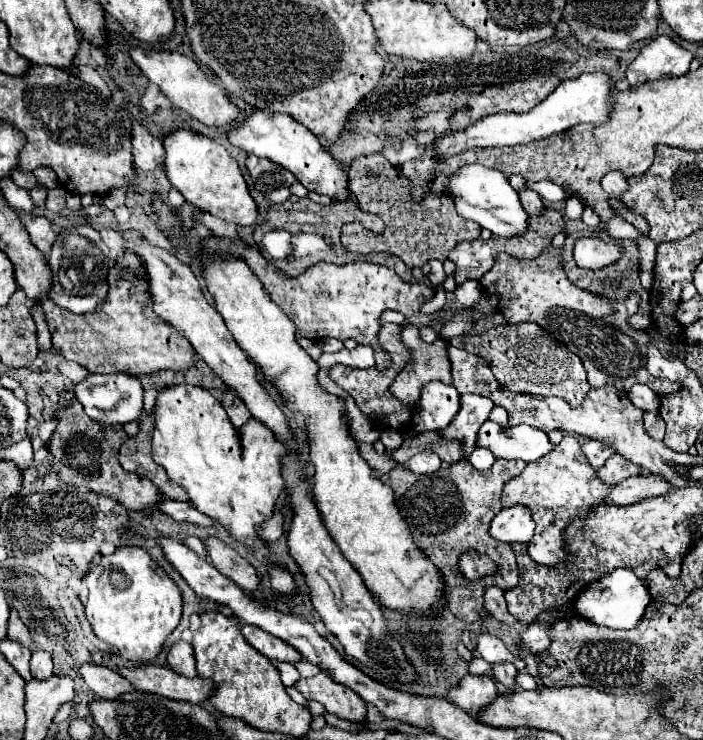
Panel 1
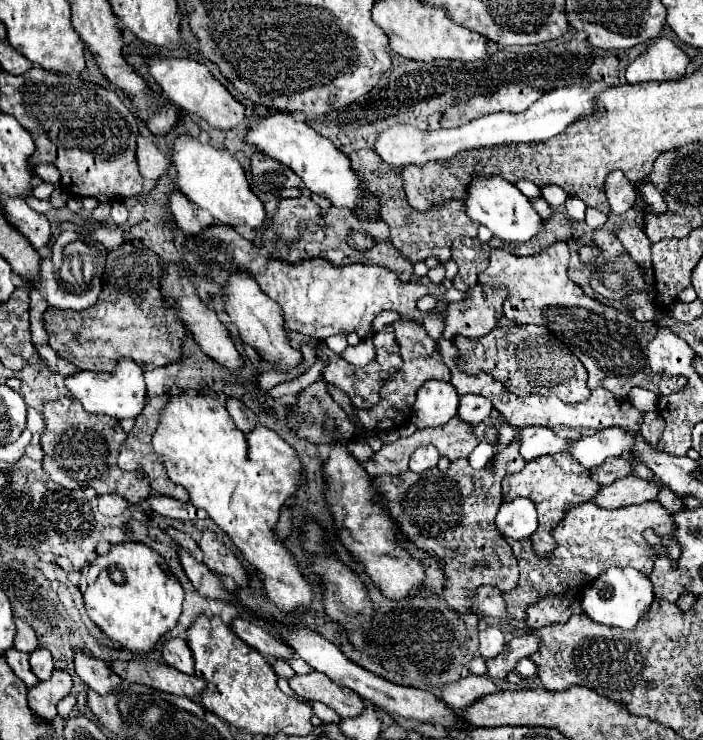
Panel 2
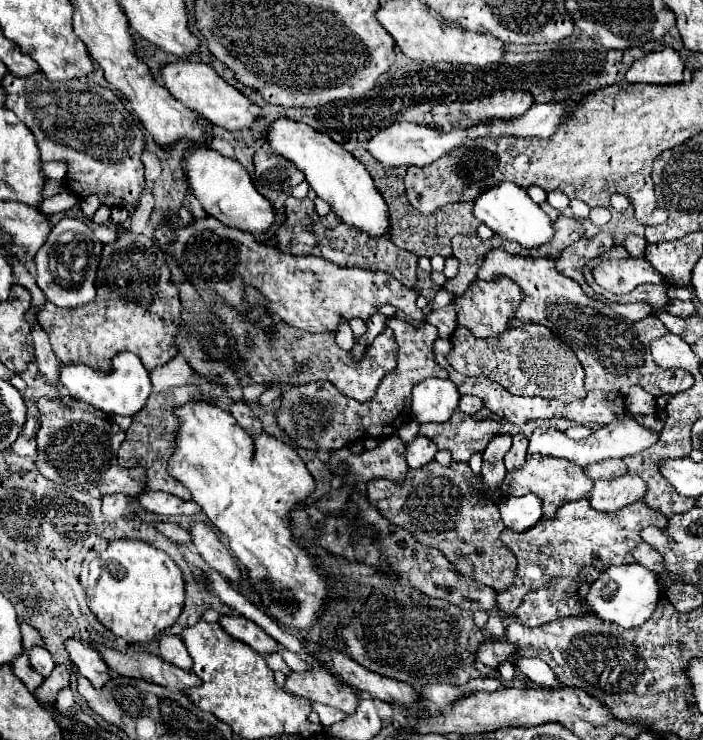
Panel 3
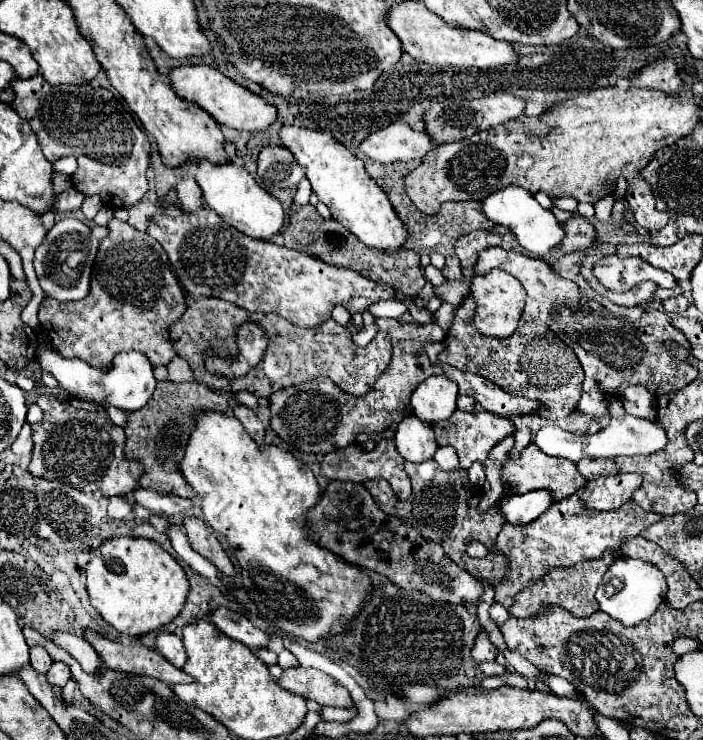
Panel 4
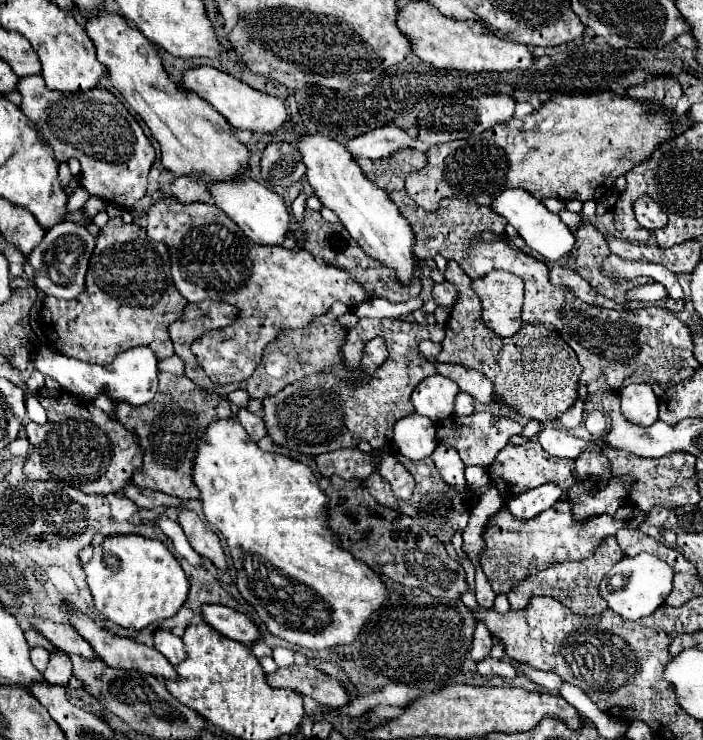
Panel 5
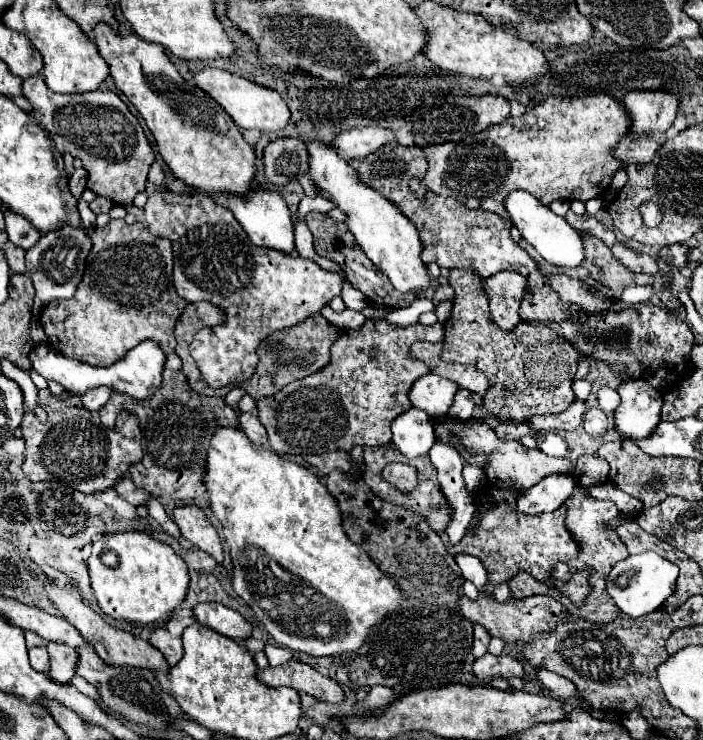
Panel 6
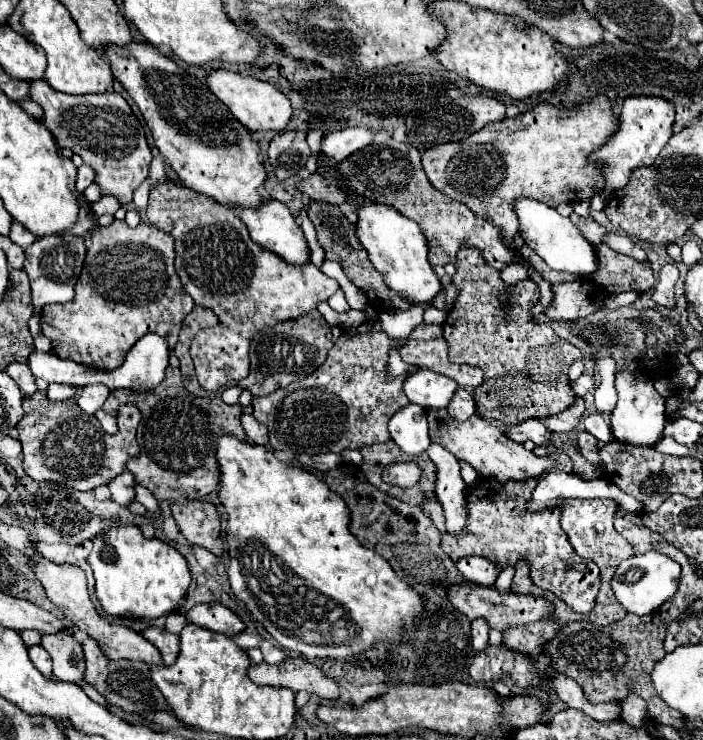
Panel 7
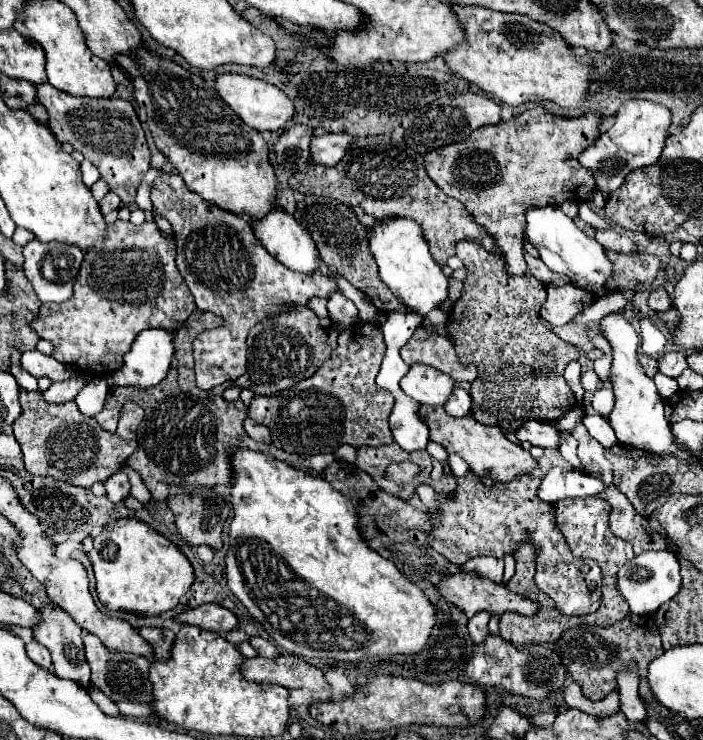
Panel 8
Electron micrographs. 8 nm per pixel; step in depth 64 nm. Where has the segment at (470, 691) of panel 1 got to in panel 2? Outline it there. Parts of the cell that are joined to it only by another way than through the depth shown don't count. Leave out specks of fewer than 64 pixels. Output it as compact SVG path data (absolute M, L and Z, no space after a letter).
M466 676L454 684L446 684L446 688L442 688L438 694L440 698L458 710L464 710L464 706L470 706L472 702L476 702L478 698L484 698L488 694L494 694L498 690L498 686L494 684L494 680L490 676Z

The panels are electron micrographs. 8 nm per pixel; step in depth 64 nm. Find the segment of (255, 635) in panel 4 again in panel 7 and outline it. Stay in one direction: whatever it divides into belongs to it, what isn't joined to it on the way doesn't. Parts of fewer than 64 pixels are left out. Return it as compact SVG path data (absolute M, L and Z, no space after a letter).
M198 604L188 612L188 618L198 626L226 636L236 636L246 630L246 624L224 604Z

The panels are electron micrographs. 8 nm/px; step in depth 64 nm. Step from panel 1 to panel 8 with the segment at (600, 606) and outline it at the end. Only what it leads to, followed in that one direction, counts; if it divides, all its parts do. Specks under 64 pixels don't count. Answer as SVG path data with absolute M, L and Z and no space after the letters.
M662 550L662 552L644 552L640 556L634 556L628 560L616 576L616 586L622 598L628 602L630 612L638 616L646 616L656 612L662 604L672 600L680 590L680 564L674 554Z

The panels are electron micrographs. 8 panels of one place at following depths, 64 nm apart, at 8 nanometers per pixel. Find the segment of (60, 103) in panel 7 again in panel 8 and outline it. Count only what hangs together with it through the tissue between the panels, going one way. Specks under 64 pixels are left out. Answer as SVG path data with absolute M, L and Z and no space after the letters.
M48 82L38 84L36 94L38 94L38 102L48 112L48 128L58 138L58 142L62 142L62 144L68 142L74 146L74 150L82 152L84 158L90 160L98 168L100 178L108 184L110 192L116 192L120 196L122 206L126 206L126 208L134 206L136 188L140 186L144 174L150 168L150 150L146 146L144 130L140 126L140 120L132 108L132 104L128 100L114 98L114 96L112 98L76 98L76 96L70 96L70 94L64 94L64 92L52 88Z

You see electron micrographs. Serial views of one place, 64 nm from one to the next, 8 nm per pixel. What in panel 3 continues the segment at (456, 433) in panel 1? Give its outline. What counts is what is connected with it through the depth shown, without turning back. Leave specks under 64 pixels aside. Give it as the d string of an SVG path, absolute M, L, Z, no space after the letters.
M462 396L460 404L458 404L458 410L468 414L468 416L478 414L482 408L484 408L484 402L478 396Z

